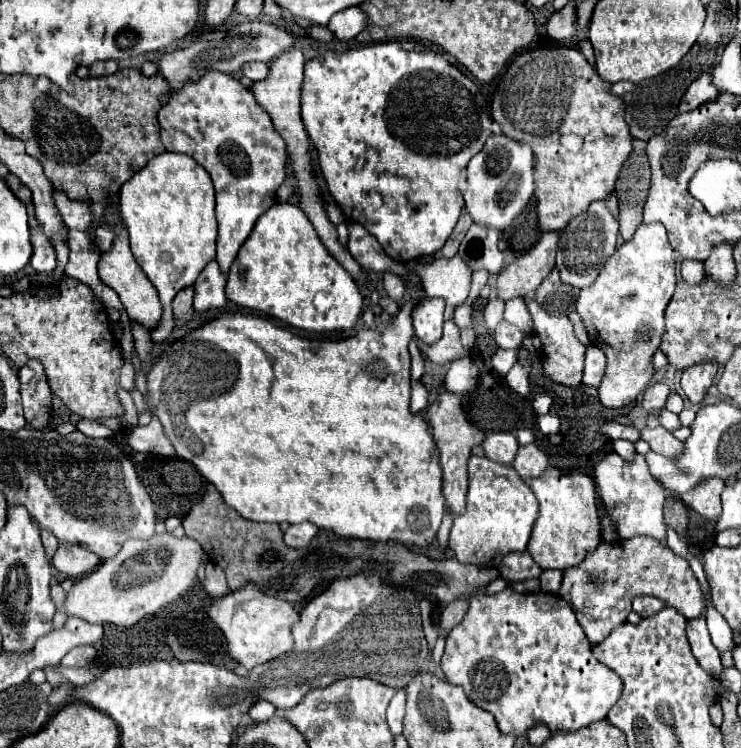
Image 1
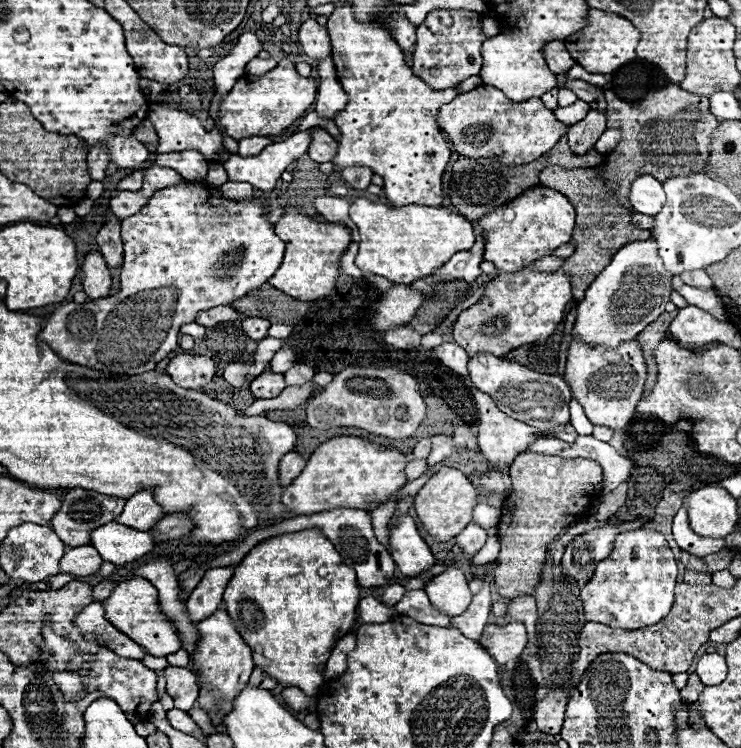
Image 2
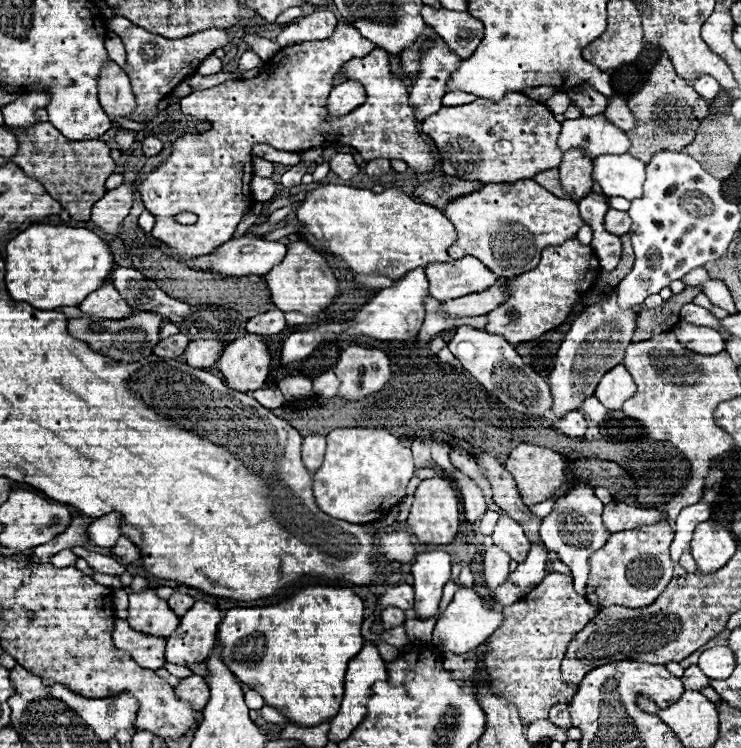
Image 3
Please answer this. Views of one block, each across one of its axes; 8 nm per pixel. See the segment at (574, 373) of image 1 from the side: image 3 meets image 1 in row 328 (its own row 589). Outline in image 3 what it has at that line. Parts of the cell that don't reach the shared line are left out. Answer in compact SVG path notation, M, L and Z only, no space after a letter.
M554 572L520 602L504 608L502 614L504 624L488 638L490 652L484 658L492 690L516 704L524 722L546 720L552 706L568 704L576 696L578 686L568 686L560 674L564 650L570 646L574 634L580 632L598 610L592 608L586 596L574 592L570 576Z

